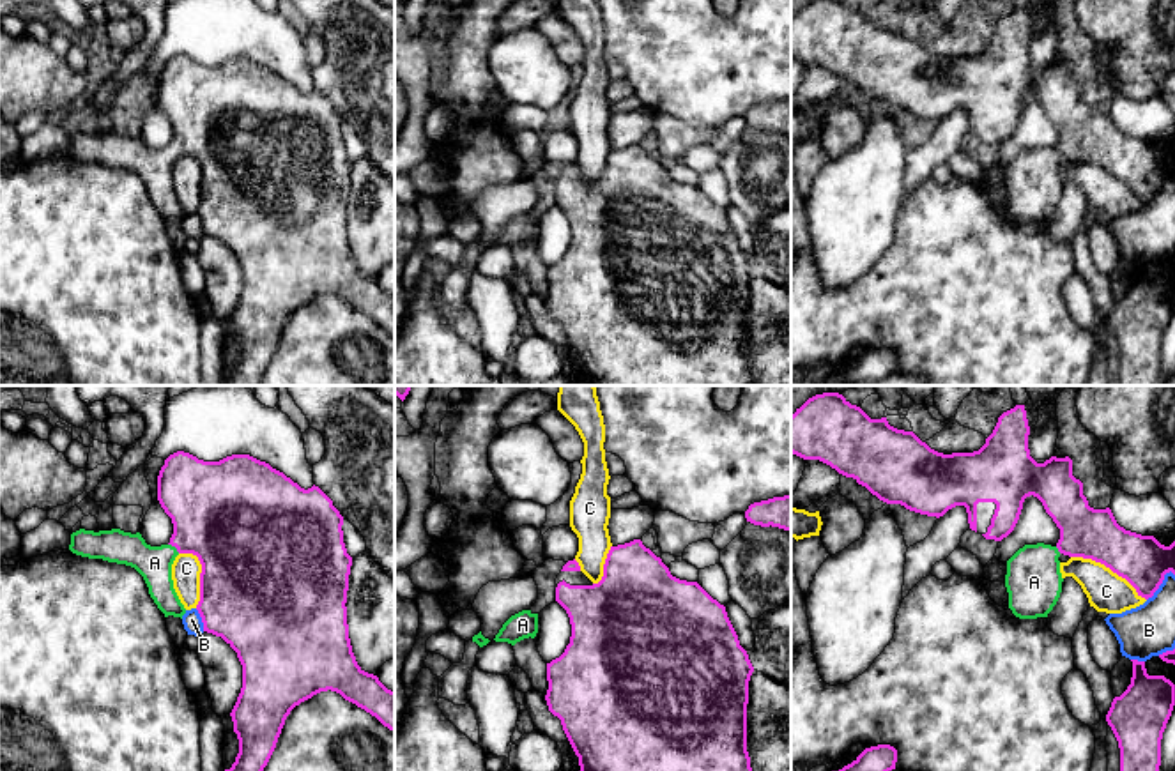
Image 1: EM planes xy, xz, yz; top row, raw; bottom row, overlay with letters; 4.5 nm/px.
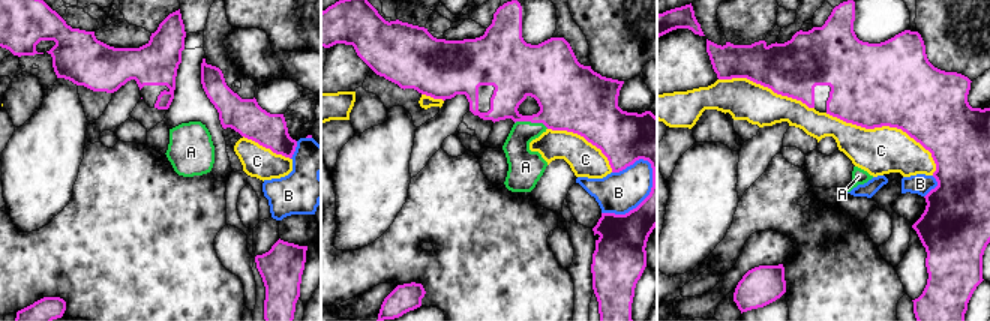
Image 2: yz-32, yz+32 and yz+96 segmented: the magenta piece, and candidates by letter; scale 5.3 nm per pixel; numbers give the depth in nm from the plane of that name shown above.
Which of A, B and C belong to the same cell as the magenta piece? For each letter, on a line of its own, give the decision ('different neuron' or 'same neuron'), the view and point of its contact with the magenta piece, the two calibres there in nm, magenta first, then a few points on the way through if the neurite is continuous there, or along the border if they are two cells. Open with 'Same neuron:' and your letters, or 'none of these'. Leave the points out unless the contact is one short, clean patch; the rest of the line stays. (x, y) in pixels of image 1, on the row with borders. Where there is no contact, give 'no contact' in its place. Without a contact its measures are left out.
Same neuron: A
A: same neuron; contact xy (174, 545); calibres 440 and 160 nm
B: different neuron; contact xy (202, 619); calibres 460 and 90 nm
C: different neuron; contact yz (1108, 566); calibres 220 and 180 nm

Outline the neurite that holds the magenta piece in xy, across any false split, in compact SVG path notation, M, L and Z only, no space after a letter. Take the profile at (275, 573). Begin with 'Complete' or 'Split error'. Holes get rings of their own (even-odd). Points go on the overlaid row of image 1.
Complete. M177 451L165 460L157 476L157 500L172 518L172 546L193 553L202 564L196 610L204 631L221 637L242 665L242 688L230 713L239 753L225 771L264 771L290 711L320 691L336 691L345 700L395 730L395 691L377 676L365 672L352 653L347 624L347 591L352 557L343 543L343 516L319 488L301 488L283 472L250 454L204 462Z

